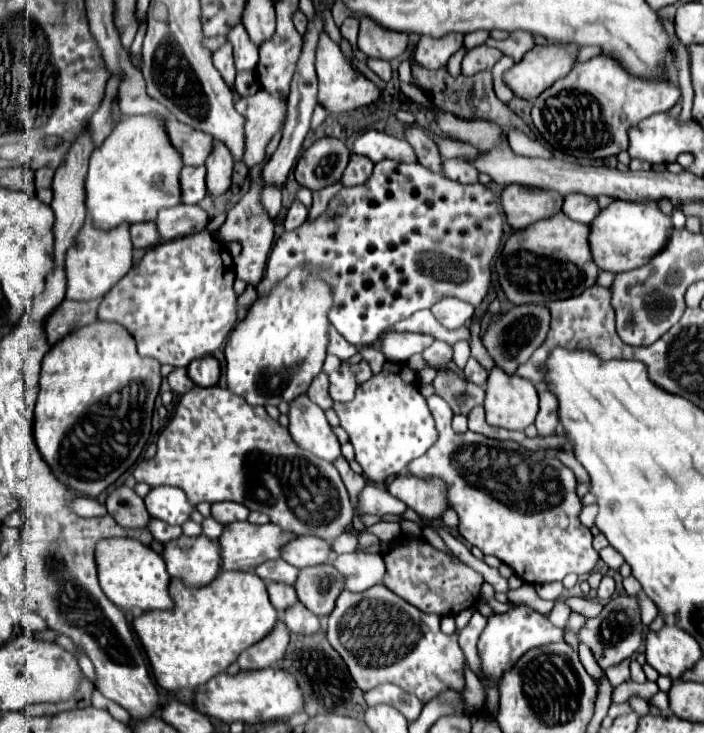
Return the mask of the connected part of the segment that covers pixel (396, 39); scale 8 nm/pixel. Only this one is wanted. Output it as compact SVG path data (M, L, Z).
M370 18L360 20L360 34L358 34L358 48L376 60L394 60L402 56L408 48L408 34L392 32L382 26L376 26Z

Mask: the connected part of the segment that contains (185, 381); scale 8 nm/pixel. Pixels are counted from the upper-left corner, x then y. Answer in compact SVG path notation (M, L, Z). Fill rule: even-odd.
M174 368L170 374L168 374L168 384L170 384L170 388L172 388L172 392L176 392L176 394L186 394L188 390L192 390L192 386L194 386L194 382L188 378L188 374L186 374L186 368Z

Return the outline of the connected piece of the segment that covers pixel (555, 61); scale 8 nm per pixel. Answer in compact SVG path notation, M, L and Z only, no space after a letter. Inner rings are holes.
M546 44L546 46L534 46L532 50L526 52L526 56L518 64L514 64L504 74L504 82L514 92L514 96L524 98L524 100L534 100L550 84L554 84L554 80L564 78L572 70L572 66L578 60L578 50L580 50L578 44Z

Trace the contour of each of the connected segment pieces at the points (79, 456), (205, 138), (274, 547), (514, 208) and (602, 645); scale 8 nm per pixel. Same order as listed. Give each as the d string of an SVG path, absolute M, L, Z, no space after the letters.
M96 320L84 328L78 328L76 332L70 332L60 344L54 344L50 352L42 360L42 372L40 372L40 382L38 382L38 398L36 398L36 412L34 412L34 440L36 446L44 458L44 462L50 466L52 474L70 490L74 490L80 496L100 496L108 486L112 486L126 470L130 470L136 460L142 456L142 450L146 446L146 440L150 436L150 420L154 412L154 400L160 390L160 364L152 358L142 358L136 352L136 342L128 334L126 328L120 328L120 324L102 324L102 320Z
M178 120L164 122L168 138L174 148L178 148L184 166L202 166L212 152L212 136L200 132Z
M232 522L224 526L224 532L220 536L222 546L222 570L240 570L240 572L252 572L258 564L266 560L276 560L282 554L282 548L296 540L294 532L284 532L278 524L248 524L248 522Z
M518 184L506 186L502 192L502 206L506 220L514 230L524 230L530 224L556 216L562 210L564 196L548 190L524 188Z
M624 594L612 598L596 618L584 622L584 626L578 630L578 640L592 650L602 670L608 670L610 666L616 666L622 660L630 658L642 644L642 622L640 622L640 608L636 596Z

